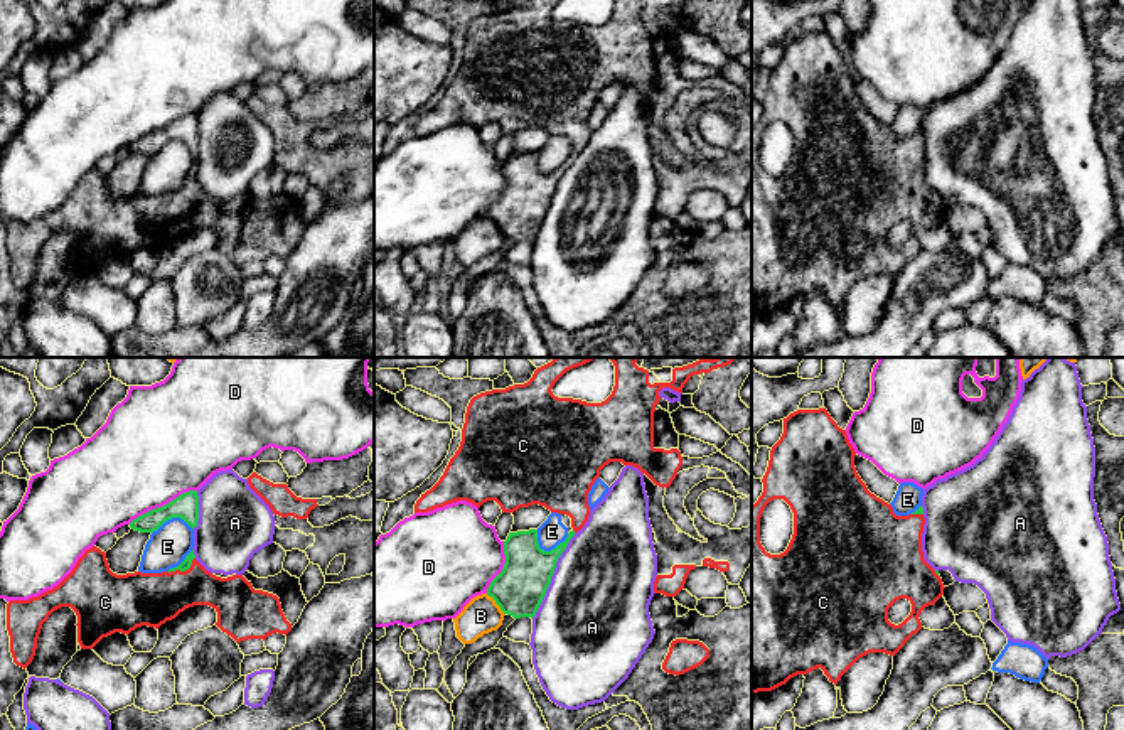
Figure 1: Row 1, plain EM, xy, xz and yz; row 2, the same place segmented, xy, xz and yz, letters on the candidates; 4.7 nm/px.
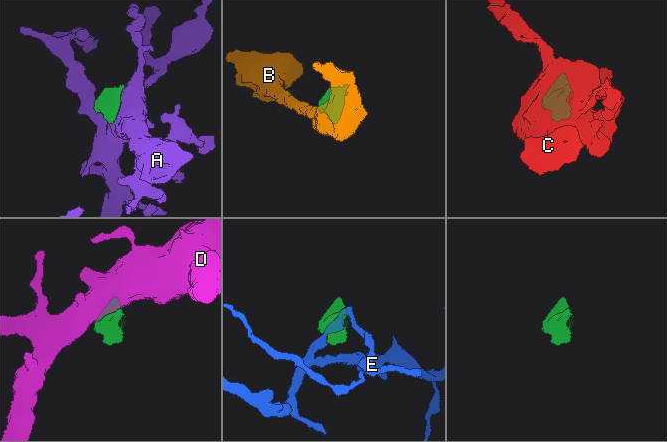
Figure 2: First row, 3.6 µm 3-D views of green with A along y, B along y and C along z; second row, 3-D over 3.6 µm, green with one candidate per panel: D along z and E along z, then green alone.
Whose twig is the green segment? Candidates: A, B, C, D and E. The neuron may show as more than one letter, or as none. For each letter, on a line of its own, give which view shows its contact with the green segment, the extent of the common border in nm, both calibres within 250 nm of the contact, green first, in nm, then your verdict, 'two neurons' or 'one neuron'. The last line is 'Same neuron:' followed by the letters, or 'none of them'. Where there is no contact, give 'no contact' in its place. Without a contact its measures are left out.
A: xz | 460 nm | 240/480 nm | two neurons
B: xz | 140 nm | 240/180 nm | two neurons
C: xy | 150 nm | 50/260 nm | one neuron
D: xy | 360 nm | 120/480 nm | two neurons
E: xz | 170 nm | 240/120 nm | two neurons
Same neuron: C

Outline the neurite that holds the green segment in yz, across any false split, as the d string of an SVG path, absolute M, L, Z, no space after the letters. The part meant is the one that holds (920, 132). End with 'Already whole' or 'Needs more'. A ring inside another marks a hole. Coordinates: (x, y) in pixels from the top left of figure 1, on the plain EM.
M826 30L797 32L784 40L784 56L770 72L763 115L752 126L752 315L772 314L797 297L817 290L831 305L863 278L895 278L922 251L920 236L944 217L937 192L923 180L923 130L897 138L891 126L871 116L854 89L854 71ZM773 121L784 121L794 135L794 157L787 172L770 177L760 165L760 140ZM900 221L912 226L910 238L898 248L888 243L888 231Z. Needs more

